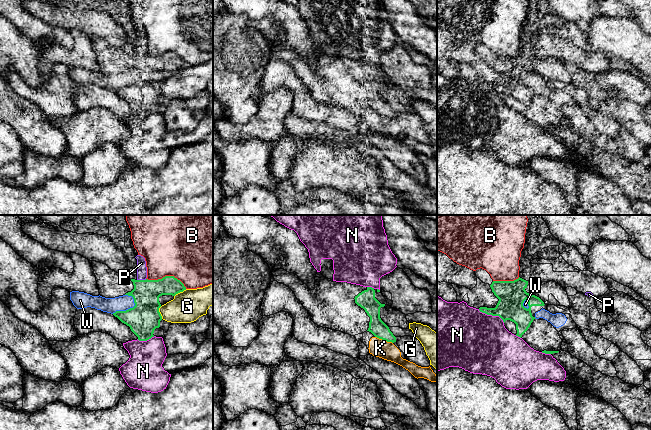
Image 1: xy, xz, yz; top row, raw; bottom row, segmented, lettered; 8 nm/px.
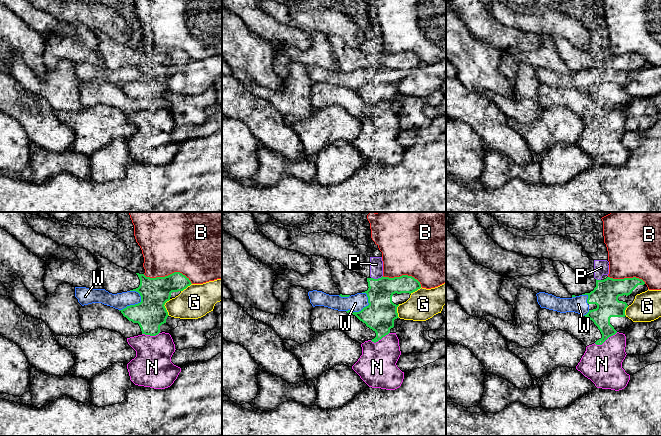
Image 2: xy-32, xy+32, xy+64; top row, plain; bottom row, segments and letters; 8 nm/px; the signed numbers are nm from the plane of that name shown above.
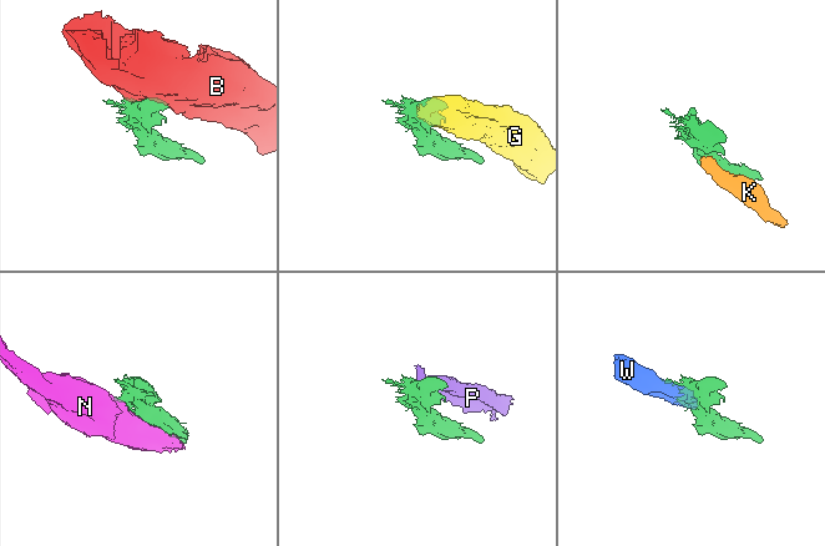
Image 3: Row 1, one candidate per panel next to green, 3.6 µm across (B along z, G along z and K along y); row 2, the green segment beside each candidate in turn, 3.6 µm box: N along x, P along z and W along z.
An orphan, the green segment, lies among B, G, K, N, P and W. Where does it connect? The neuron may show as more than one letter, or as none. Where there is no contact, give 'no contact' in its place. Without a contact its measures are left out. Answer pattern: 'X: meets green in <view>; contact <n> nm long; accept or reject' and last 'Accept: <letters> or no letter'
B: meets green in xy; contact 340 nm long; reject
G: meets green in xy; contact 110 nm long; reject
K: meets green in xz; contact 160 nm long; reject
N: meets green in yz; contact 240 nm long; reject
P: meets green in xy; contact 80 nm long; reject
W: meets green in xy; contact 220 nm long; reject
Accept: no letter

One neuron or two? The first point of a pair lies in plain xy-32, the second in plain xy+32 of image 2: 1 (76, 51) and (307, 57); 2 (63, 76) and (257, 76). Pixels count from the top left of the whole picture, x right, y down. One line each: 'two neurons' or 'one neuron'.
1: one neuron
2: two neurons

